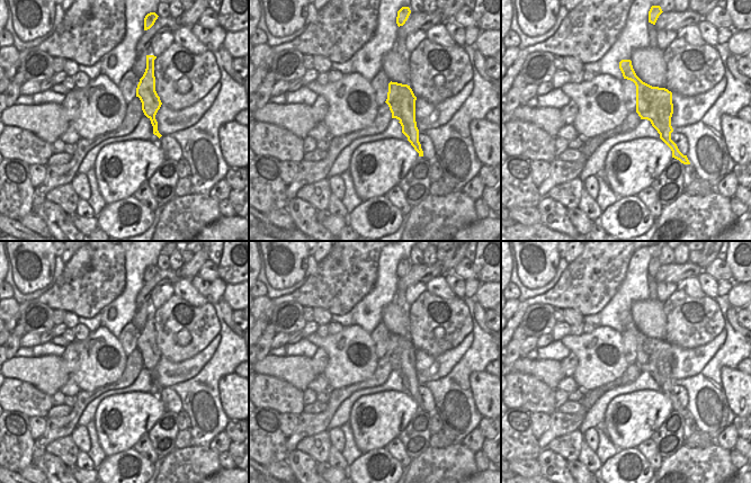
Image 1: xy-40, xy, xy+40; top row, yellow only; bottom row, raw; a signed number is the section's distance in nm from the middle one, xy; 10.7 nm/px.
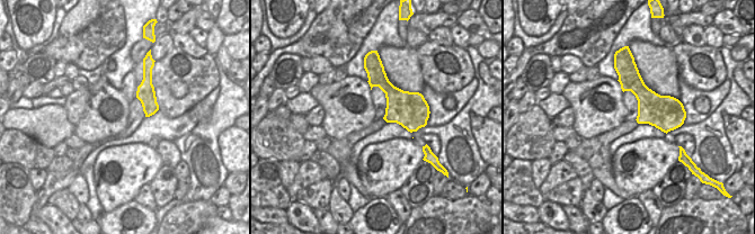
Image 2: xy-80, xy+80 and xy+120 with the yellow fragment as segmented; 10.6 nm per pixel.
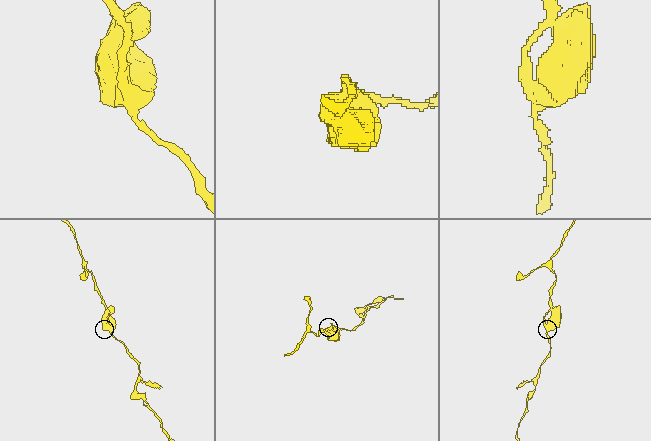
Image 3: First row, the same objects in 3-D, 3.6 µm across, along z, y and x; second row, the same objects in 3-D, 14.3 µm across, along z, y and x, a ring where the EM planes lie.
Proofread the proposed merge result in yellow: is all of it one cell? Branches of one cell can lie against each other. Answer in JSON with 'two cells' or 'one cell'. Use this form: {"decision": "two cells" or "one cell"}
{"decision": "two cells"}

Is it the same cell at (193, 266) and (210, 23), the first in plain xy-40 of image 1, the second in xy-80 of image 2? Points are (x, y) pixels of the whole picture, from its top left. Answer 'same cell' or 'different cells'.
different cells

